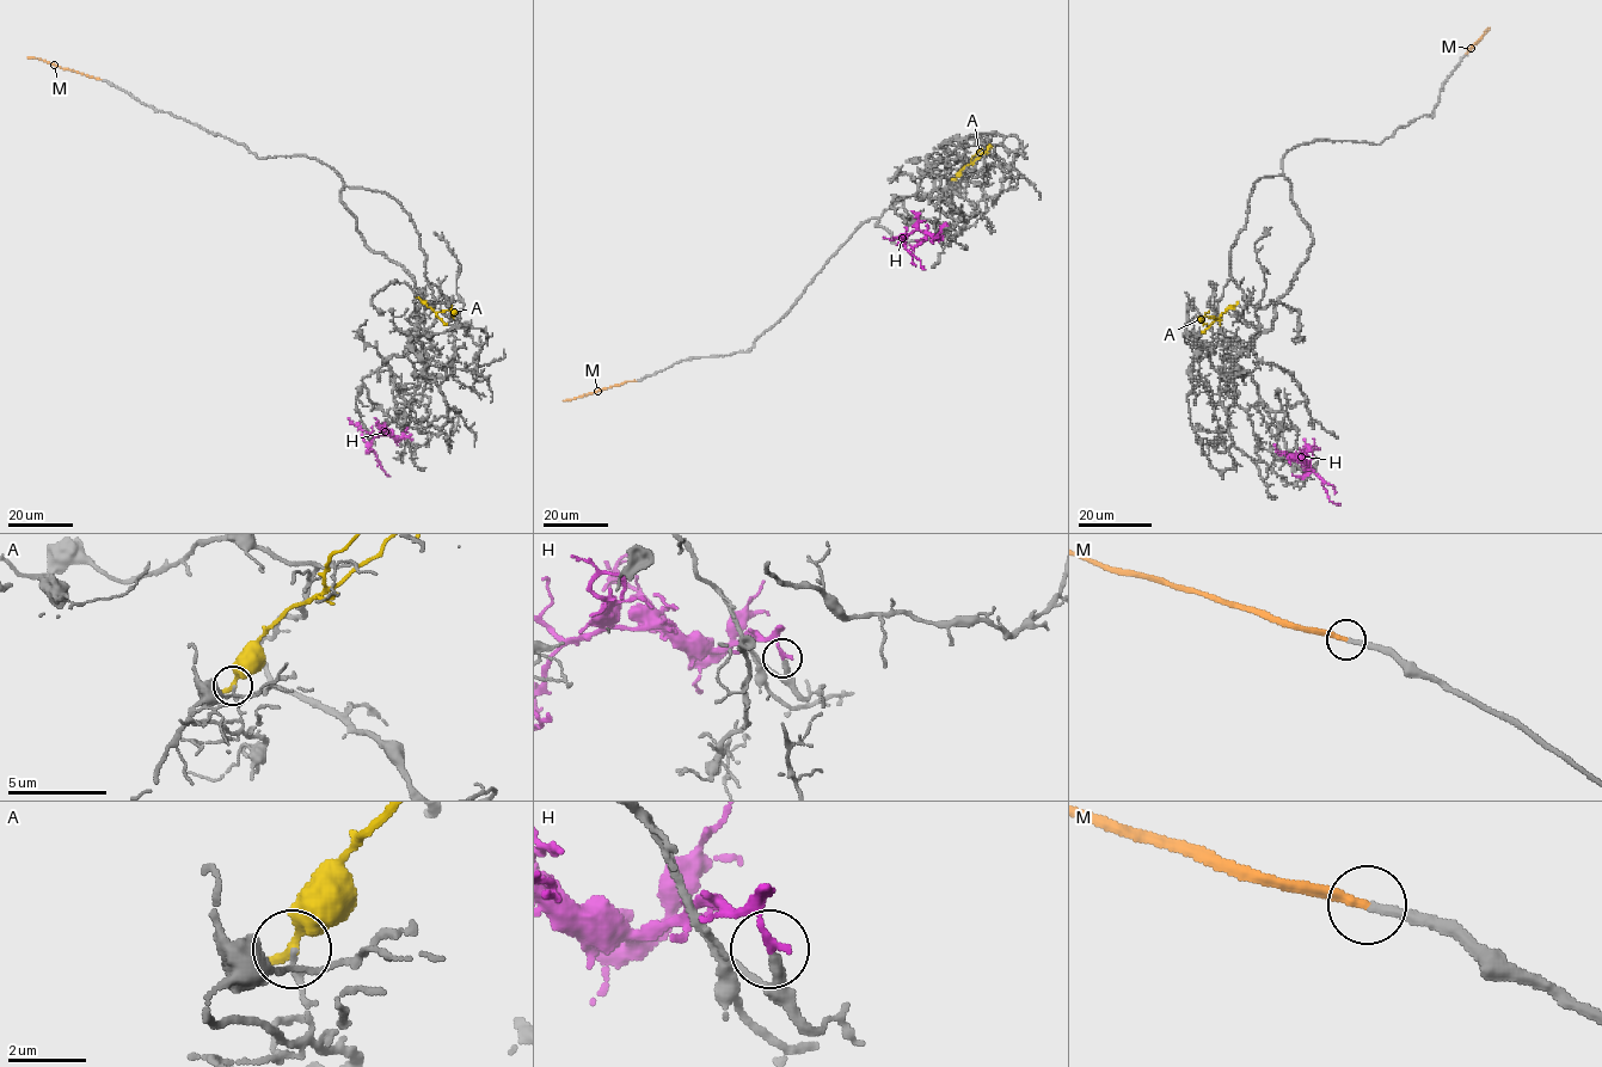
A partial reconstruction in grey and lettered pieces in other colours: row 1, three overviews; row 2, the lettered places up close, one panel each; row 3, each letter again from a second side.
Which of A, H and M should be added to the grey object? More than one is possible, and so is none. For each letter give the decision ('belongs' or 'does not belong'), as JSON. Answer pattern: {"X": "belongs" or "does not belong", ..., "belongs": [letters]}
{"A": "does not belong", "H": "does not belong", "M": "belongs", "belongs": ["M"]}

